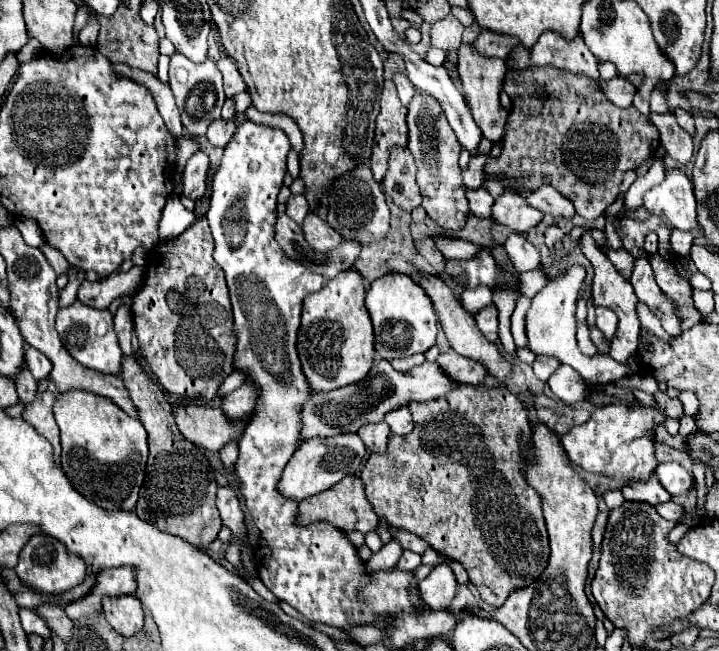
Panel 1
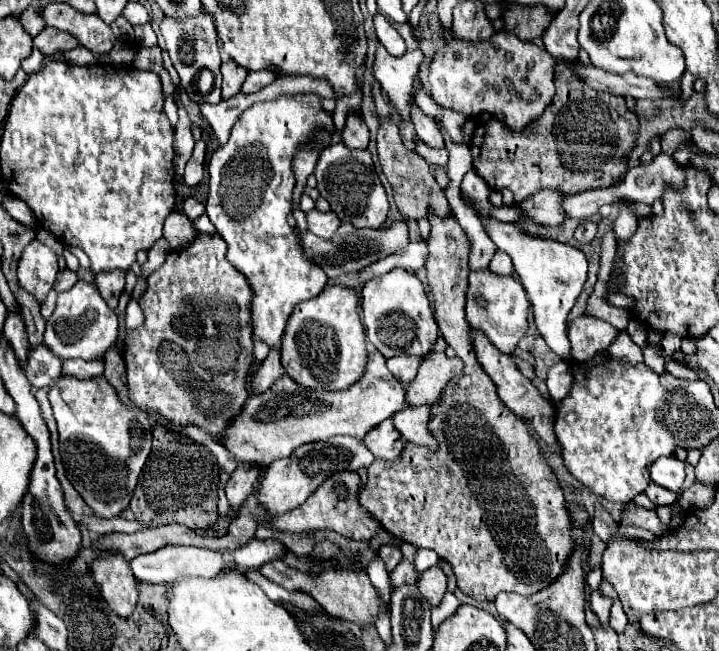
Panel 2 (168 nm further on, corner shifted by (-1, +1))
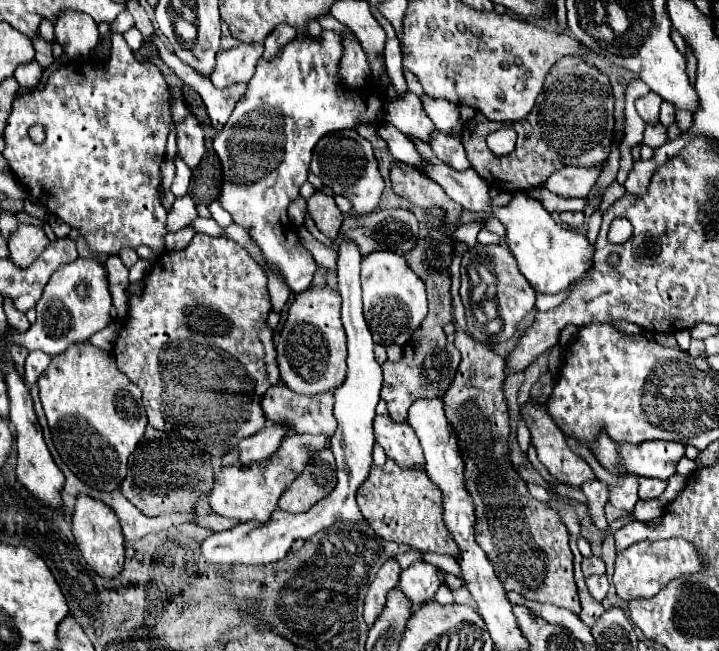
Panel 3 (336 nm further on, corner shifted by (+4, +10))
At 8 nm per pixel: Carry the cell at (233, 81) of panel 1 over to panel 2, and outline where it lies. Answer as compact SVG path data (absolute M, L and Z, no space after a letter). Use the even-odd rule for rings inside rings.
M224 61L222 63L222 95L228 99L240 91L240 85L244 83L248 71L244 67L238 67L234 61Z

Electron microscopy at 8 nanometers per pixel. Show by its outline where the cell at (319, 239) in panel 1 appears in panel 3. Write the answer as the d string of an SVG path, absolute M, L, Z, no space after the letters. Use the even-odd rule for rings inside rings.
M315 192L309 200L307 200L307 212L311 216L311 220L315 222L315 226L331 240L337 240L339 236L339 228L343 224L343 214L337 208L335 200L323 192Z

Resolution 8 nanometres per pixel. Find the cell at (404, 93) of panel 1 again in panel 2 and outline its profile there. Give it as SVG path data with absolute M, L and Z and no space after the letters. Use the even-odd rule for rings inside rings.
M410 101L410 121L416 127L418 137L428 147L444 147L444 139L442 139L442 133L438 131L438 127L436 127L436 123L430 117L426 117L414 101Z

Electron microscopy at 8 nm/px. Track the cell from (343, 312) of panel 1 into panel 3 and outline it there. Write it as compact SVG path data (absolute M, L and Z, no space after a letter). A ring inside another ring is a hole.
M323 286L295 294L287 320L277 340L277 364L281 382L297 394L323 394L337 388L347 372L347 342L341 324L341 296Z

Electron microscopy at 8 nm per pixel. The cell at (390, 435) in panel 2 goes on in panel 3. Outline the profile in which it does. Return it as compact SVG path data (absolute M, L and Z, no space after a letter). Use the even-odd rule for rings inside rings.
M389 414L375 418L375 438L383 446L389 460L401 468L423 468L425 458L413 428L403 422L393 422Z

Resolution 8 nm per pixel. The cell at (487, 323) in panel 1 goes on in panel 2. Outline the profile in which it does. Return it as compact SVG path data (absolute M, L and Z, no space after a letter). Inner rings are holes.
M480 271L480 273L470 273L470 287L468 287L468 301L466 301L466 321L474 327L480 329L496 349L502 353L512 353L516 343L524 337L528 329L528 311L530 303L526 299L526 291L520 281L514 277L498 277L494 273Z

